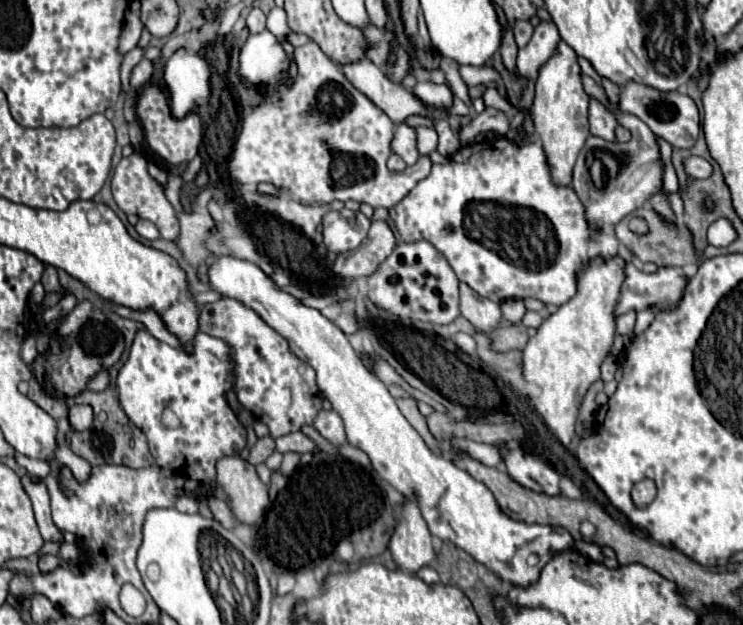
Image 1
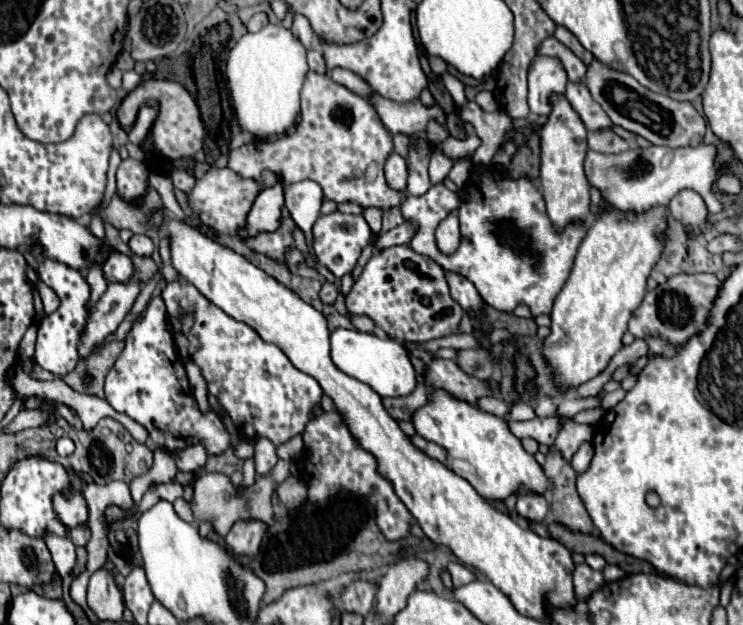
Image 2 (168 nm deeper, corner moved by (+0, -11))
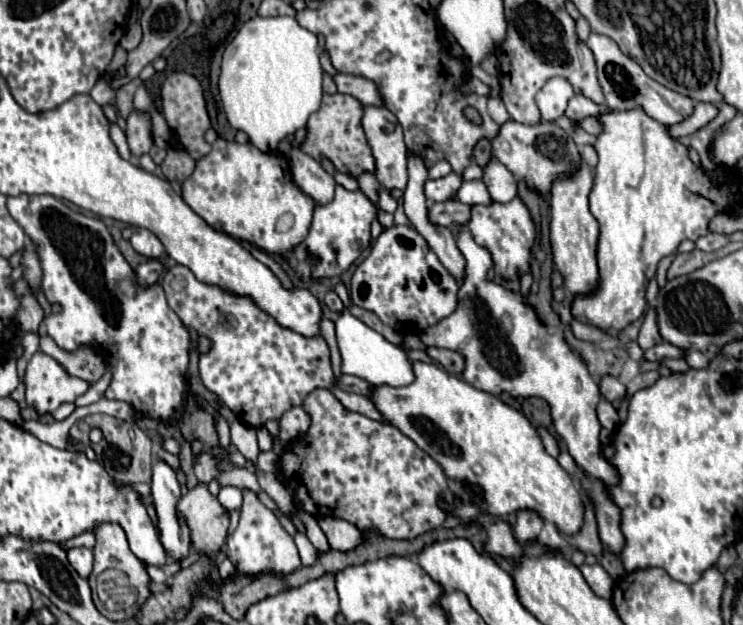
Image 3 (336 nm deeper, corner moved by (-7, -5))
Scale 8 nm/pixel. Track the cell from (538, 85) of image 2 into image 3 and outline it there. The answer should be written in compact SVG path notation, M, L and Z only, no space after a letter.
M550 78L536 94L536 104L540 108L542 120L556 120L564 114L568 100L574 96L574 90L564 78Z

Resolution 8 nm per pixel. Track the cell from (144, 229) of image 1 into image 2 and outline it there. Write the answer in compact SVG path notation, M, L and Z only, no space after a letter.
M143 234L133 236L133 238L129 240L129 248L131 248L131 252L137 254L137 256L151 256L153 250L155 250L151 238L149 238L149 236L143 236Z

